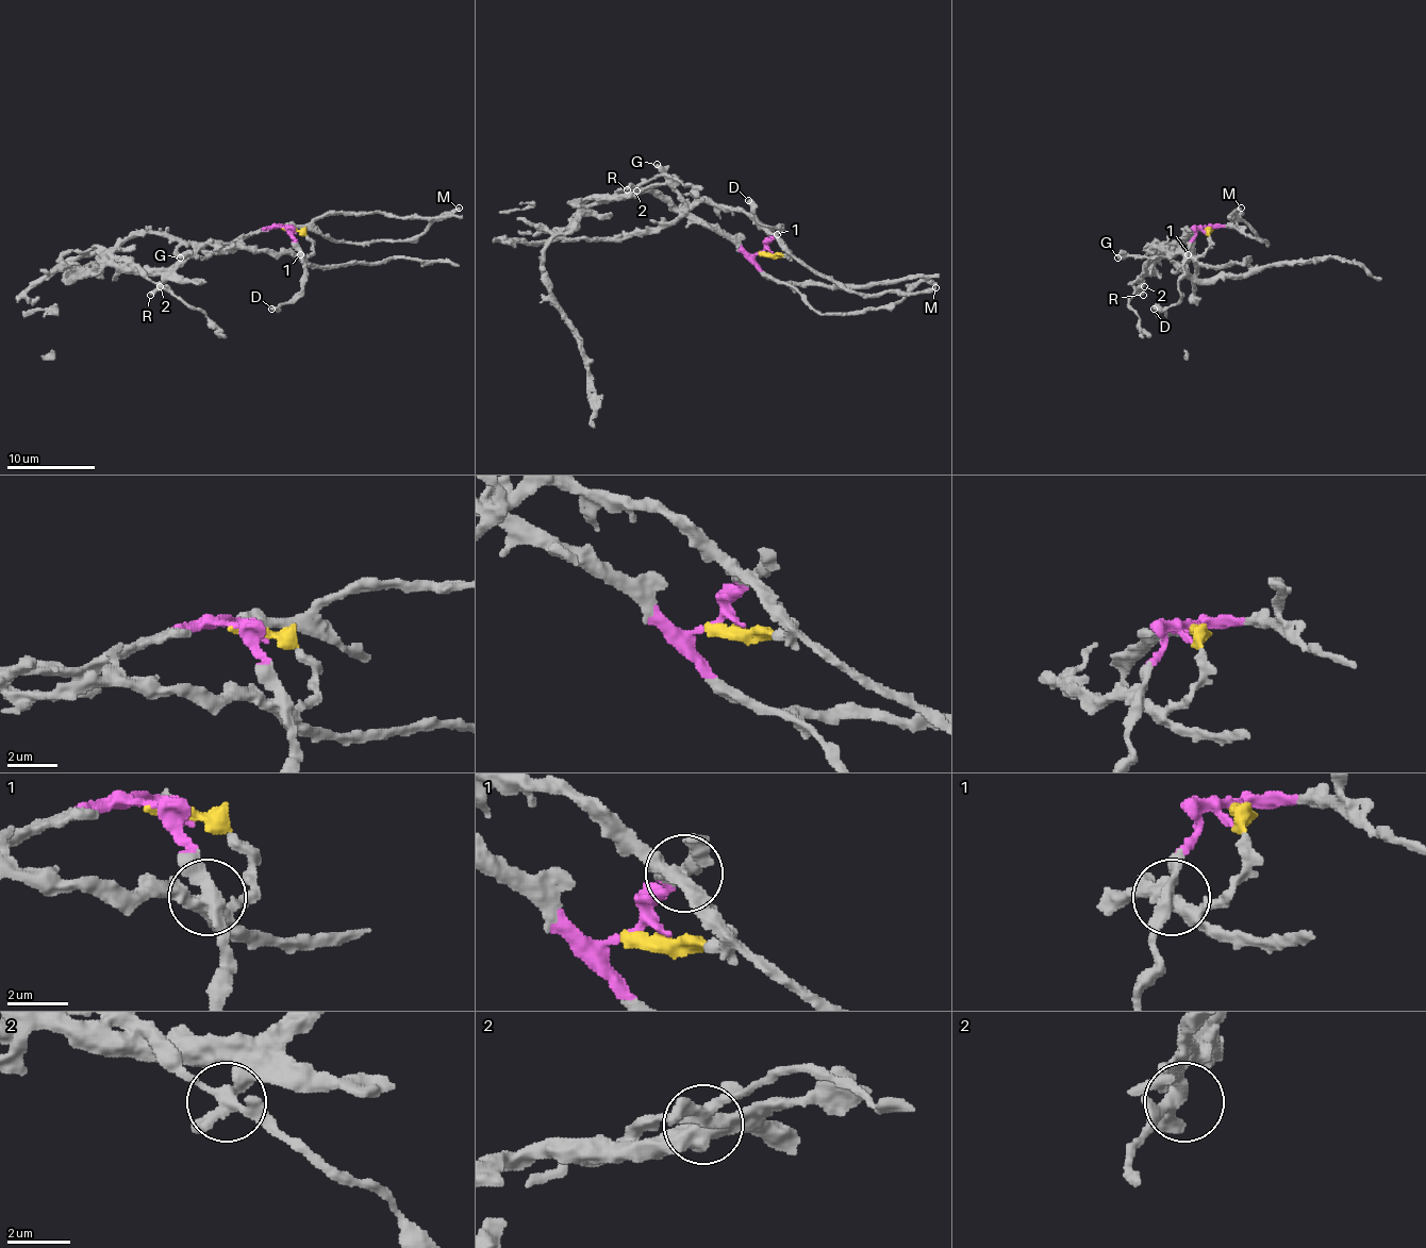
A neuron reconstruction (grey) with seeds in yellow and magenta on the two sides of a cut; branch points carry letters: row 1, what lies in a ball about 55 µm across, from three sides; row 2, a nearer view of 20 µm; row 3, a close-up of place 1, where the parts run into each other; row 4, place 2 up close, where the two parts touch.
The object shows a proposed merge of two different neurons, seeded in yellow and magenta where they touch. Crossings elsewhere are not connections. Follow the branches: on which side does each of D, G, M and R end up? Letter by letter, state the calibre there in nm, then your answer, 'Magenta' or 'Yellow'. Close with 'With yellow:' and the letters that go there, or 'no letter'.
D: Thickness 440 nm. Magenta
G: Thickness 500 nm. Yellow
M: Thickness 360 nm. Magenta
R: Thickness 400 nm. Magenta
With yellow: G

